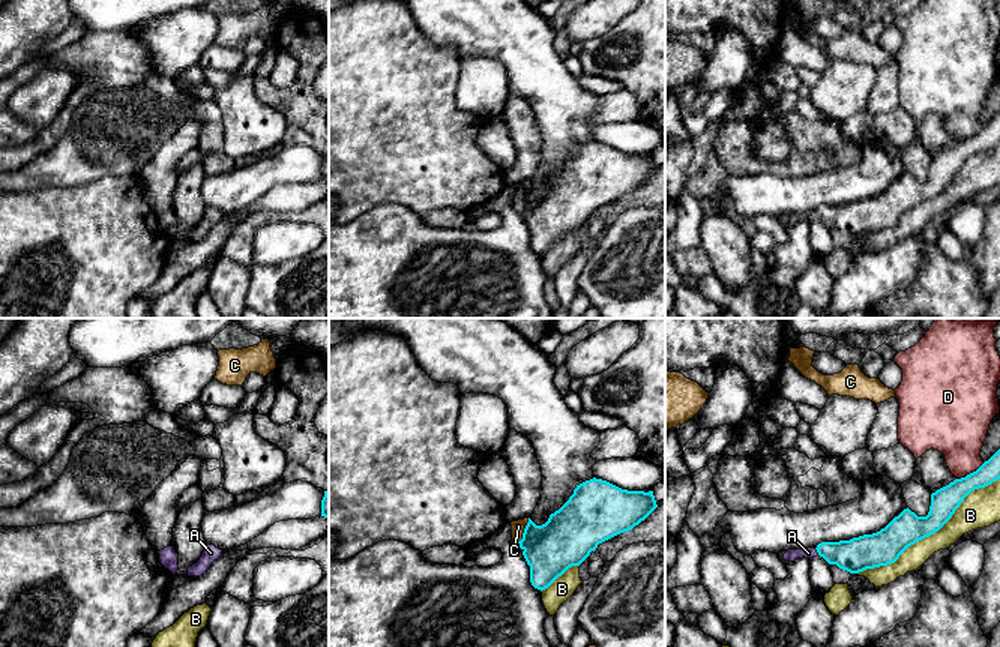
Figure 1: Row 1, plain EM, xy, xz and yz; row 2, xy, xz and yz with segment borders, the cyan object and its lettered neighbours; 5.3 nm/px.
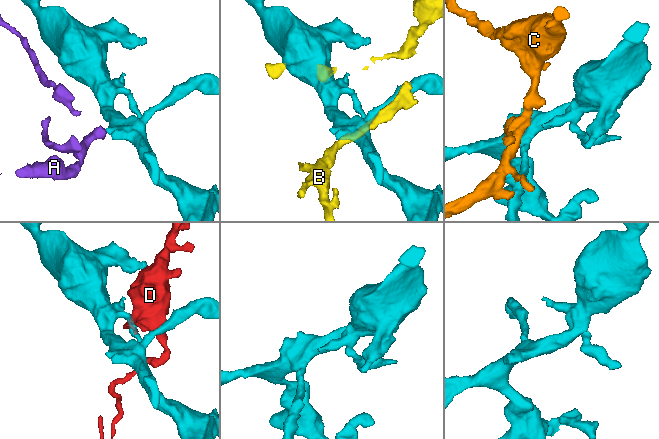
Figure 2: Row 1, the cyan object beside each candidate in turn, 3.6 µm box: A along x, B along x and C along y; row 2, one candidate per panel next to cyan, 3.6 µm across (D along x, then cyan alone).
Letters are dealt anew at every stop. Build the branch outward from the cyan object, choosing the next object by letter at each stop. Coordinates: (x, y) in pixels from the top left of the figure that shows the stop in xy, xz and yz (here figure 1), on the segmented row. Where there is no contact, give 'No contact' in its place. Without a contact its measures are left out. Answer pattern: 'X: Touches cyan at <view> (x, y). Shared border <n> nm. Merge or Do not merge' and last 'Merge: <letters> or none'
A: Touches cyan at yz (817, 551). Shared border 50 nm. Merge
B: Touches cyan at yz (930, 535). Shared border 900 nm. Do not merge
C: Touches cyan at xz (524, 530). Shared border 150 nm. Do not merge
D: Touches cyan at yz (970, 473). Shared border 170 nm. Do not merge
Merge: A

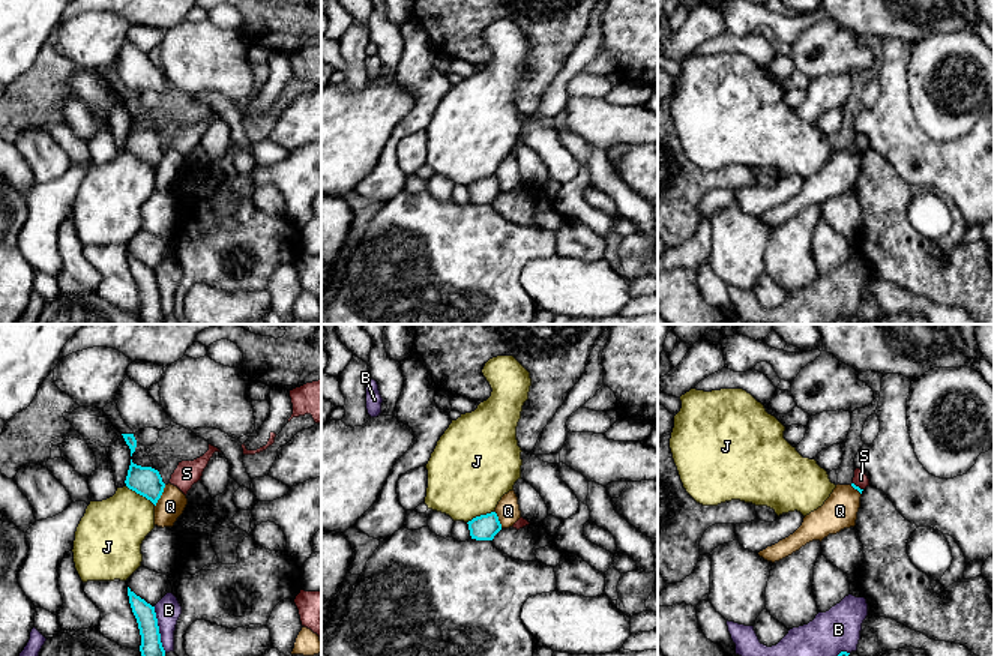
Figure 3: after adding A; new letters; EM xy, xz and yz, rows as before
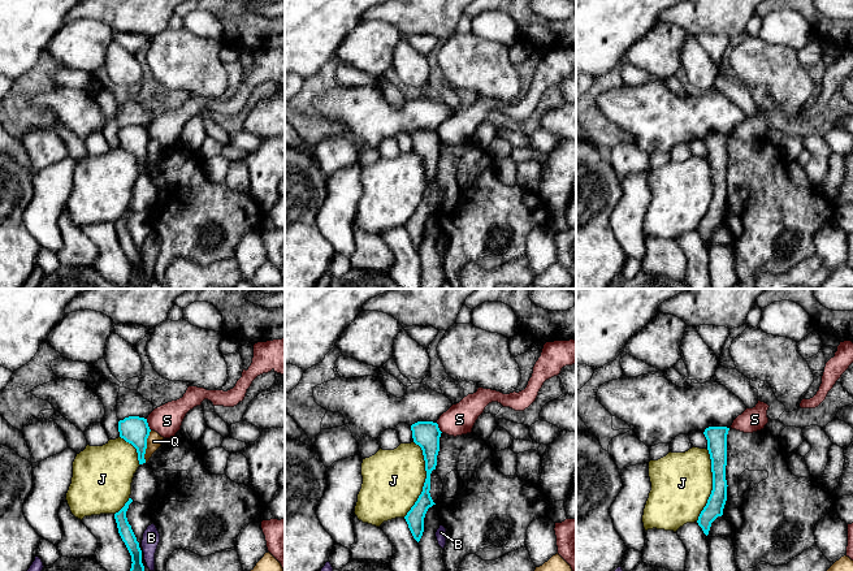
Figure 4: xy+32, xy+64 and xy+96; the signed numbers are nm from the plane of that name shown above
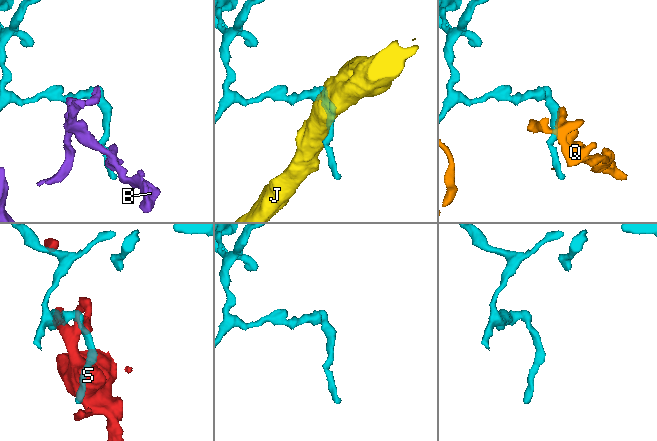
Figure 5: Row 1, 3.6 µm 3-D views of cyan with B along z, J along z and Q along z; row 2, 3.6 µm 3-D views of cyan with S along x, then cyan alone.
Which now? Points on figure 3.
B: Touches cyan at xy (158, 629). Shared border 260 nm. Do not merge
J: Touches cyan at xy (141, 494). Shared border 190 nm. Do not merge
Q: Touches cyan at xy (161, 494). Shared border 130 nm. Do not merge
S: Touches cyan at yz (858, 487). Shared border 70 nm. Do not merge
Merge: none

